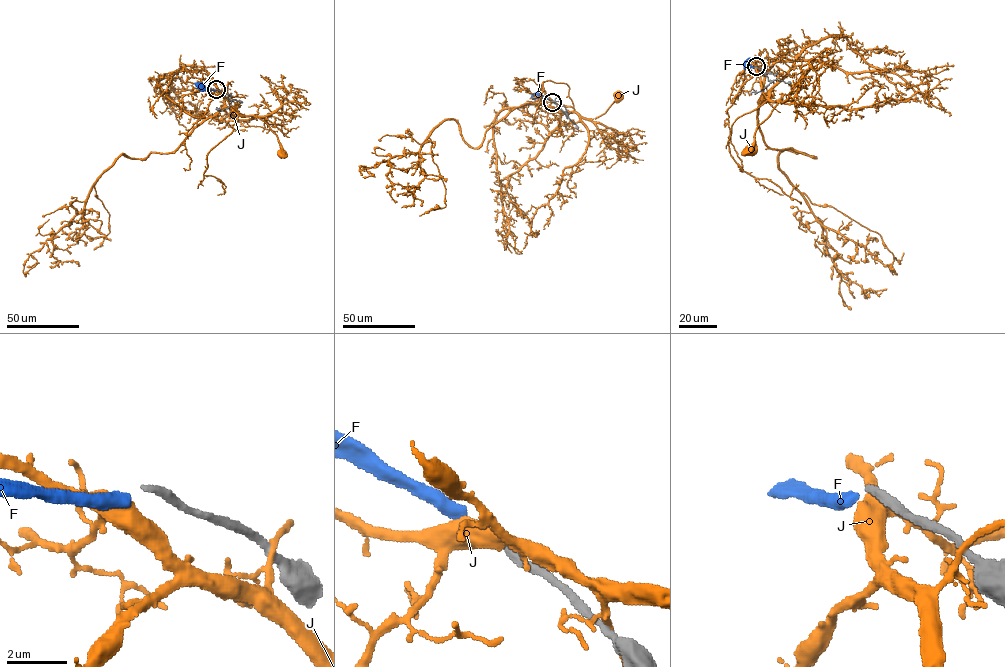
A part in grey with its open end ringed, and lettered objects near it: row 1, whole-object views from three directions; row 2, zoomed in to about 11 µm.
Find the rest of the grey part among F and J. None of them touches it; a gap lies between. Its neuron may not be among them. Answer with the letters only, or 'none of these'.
none of these

